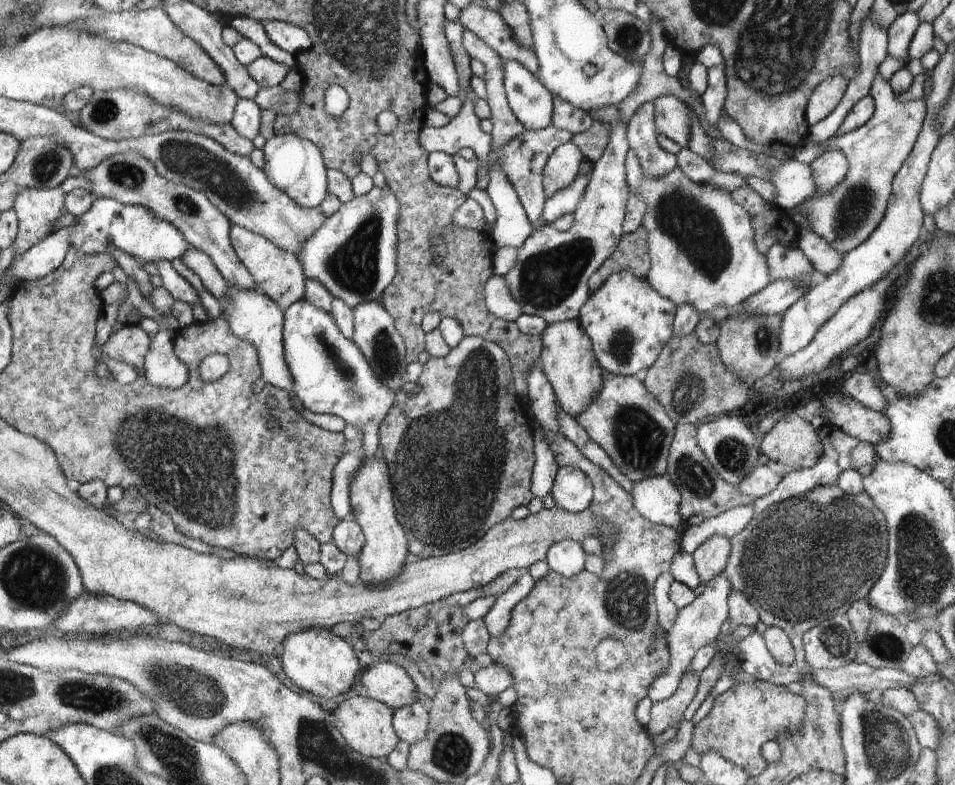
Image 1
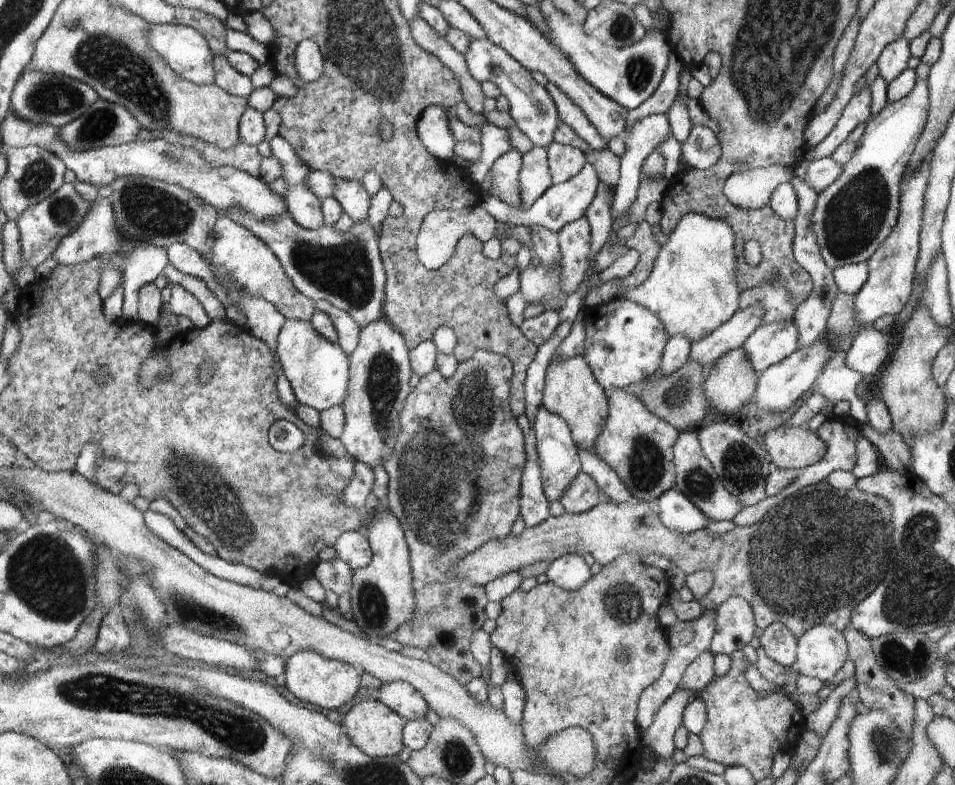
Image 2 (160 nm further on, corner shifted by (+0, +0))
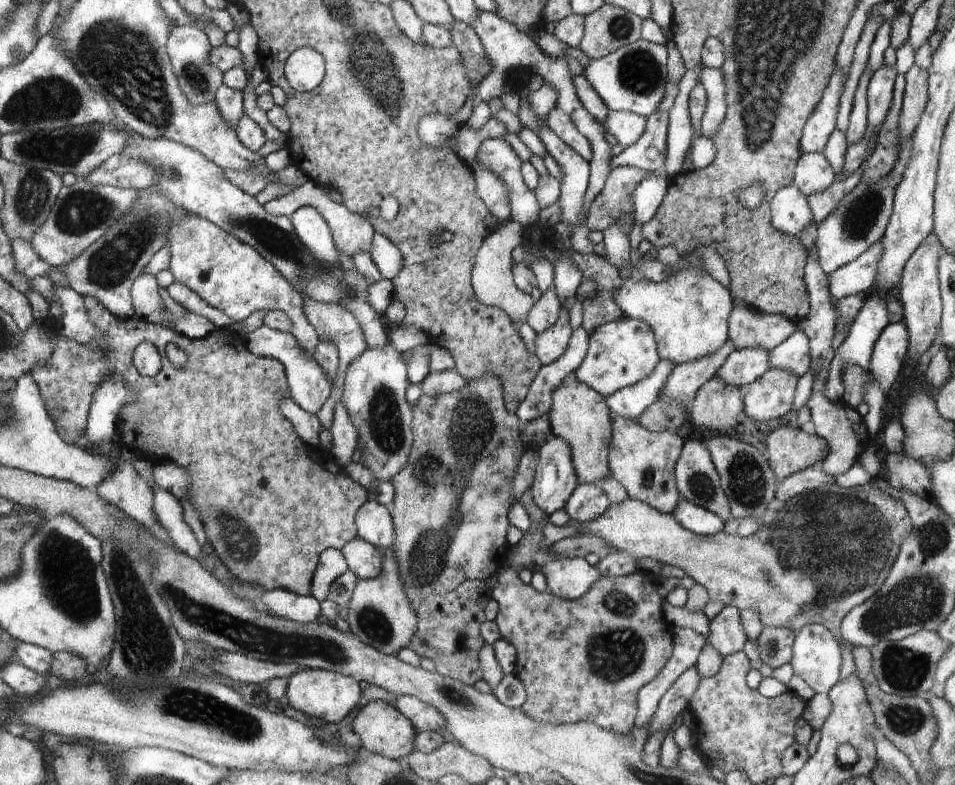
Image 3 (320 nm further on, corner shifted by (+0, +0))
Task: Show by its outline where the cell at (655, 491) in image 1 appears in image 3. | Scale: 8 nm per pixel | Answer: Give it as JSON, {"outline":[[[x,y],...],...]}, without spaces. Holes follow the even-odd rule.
{"outline":[[[681,498],[672,516],[680,526],[699,535],[712,536],[725,527],[725,522],[716,513],[696,506],[684,498]]]}

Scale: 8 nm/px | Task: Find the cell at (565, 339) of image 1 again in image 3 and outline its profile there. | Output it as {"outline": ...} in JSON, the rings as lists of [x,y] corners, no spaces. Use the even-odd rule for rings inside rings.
{"outline":[[[569,374],[554,390],[549,410],[553,434],[568,444],[573,469],[579,485],[599,485],[611,474],[607,450],[612,438],[612,412],[605,398],[594,389],[582,384],[575,374]]]}

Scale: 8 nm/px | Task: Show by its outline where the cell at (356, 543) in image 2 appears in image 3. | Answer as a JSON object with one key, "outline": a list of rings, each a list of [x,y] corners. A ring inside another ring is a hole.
{"outline":[[[356,537],[341,548],[348,568],[358,579],[373,579],[380,576],[383,553],[369,542]]]}

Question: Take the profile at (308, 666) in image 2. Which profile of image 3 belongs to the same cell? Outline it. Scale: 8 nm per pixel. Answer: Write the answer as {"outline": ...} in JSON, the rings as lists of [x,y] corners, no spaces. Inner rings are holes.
{"outline":[[[306,669],[293,674],[286,686],[289,705],[309,716],[316,722],[328,722],[328,724],[338,724],[340,720],[346,718],[356,704],[360,702],[359,679],[348,677],[332,671],[323,671],[322,669]]]}

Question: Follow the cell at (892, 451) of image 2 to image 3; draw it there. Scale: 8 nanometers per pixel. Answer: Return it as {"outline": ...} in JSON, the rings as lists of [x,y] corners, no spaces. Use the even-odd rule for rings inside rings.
{"outline":[[[888,453],[885,457],[883,474],[894,488],[916,493],[920,495],[920,498],[925,498],[929,495],[933,496],[931,474],[924,465],[921,465],[918,461],[908,459],[905,454],[895,455]]]}

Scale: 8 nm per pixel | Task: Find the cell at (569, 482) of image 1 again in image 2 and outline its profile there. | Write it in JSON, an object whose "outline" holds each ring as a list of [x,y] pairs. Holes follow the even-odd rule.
{"outline":[[[581,471],[564,490],[560,503],[568,513],[583,514],[601,504],[603,500],[598,484]]]}

